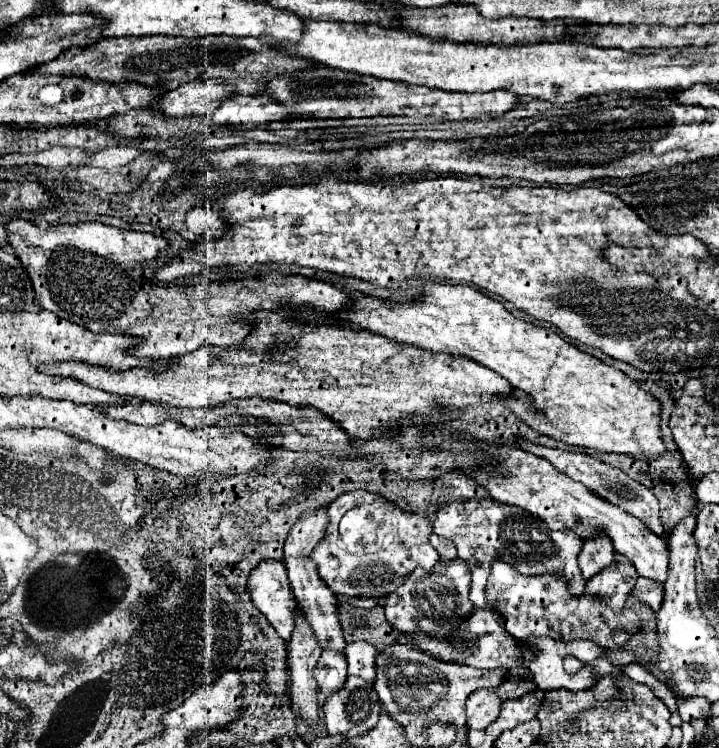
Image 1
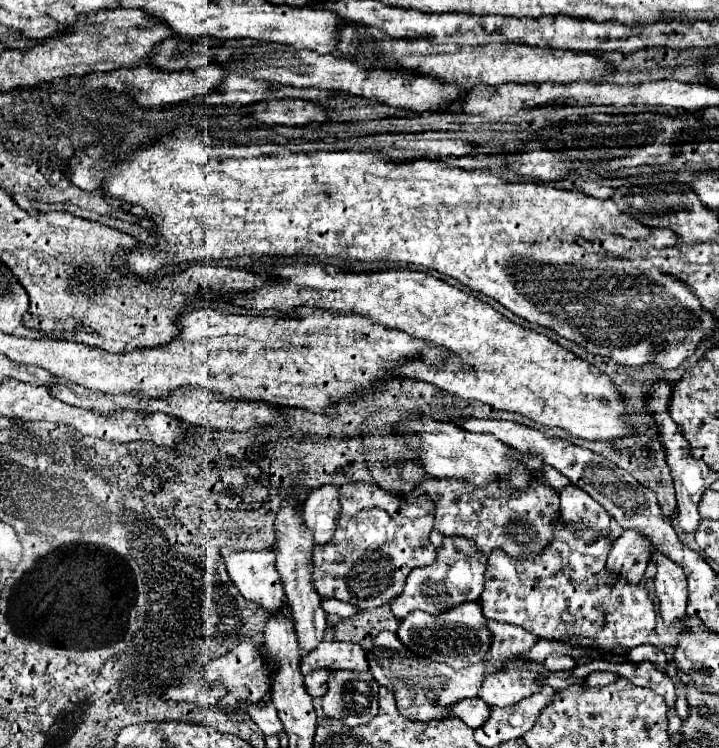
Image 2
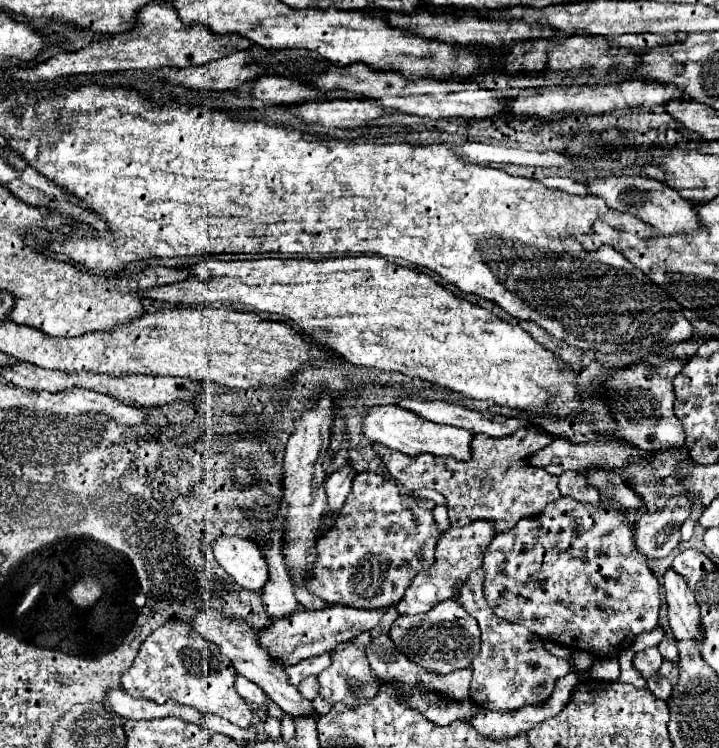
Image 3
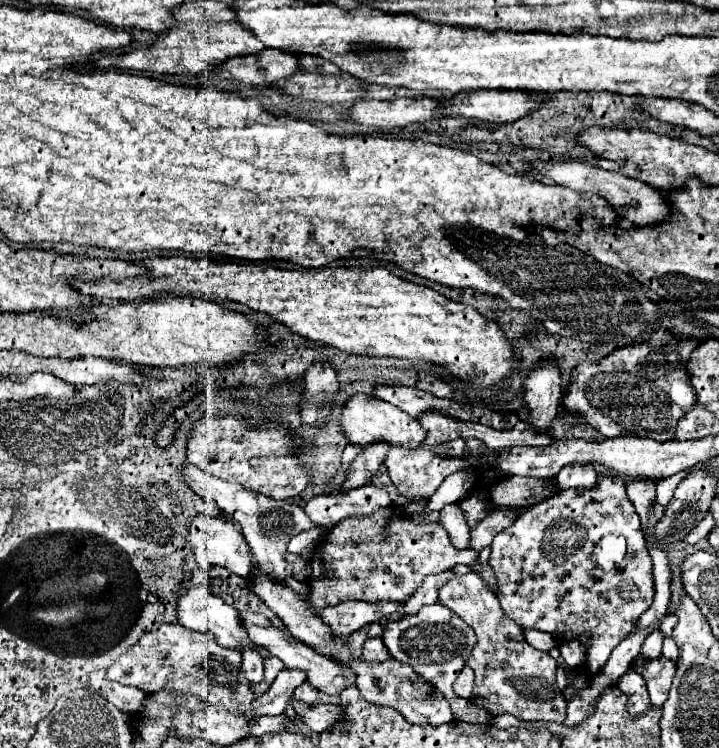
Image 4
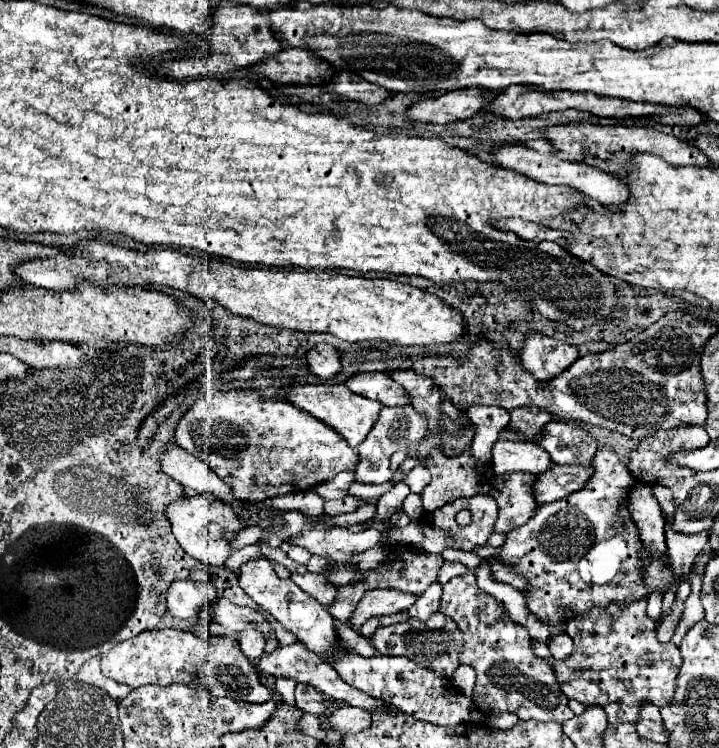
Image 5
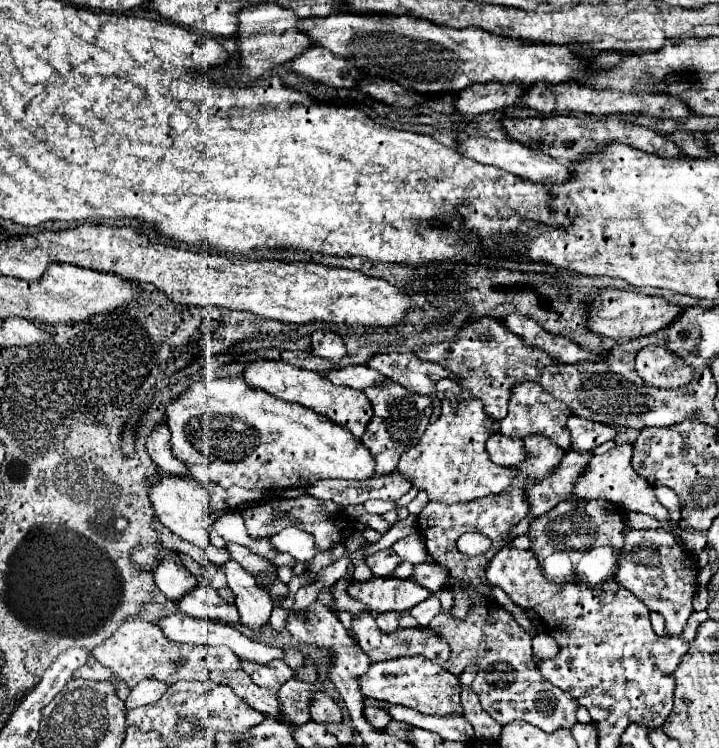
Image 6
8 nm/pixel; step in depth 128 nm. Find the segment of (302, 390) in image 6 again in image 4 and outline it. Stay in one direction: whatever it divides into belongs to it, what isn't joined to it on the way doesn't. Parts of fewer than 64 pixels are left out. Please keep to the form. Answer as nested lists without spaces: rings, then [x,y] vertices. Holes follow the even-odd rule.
[[[352,394],[348,398],[348,402],[342,406],[340,426],[348,444],[356,444],[356,446],[366,446],[366,444],[372,444],[374,440],[390,440],[392,446],[402,446],[412,450],[412,448],[424,446],[424,438],[426,438],[426,432],[420,426],[420,422],[416,422],[416,418],[368,394]]]

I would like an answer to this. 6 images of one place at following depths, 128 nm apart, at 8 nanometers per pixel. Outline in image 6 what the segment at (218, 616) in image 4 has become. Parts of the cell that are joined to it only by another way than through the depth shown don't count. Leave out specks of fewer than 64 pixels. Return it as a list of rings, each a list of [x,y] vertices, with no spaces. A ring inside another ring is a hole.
[[[174,552],[158,564],[154,570],[154,582],[170,602],[176,602],[184,592],[188,592],[188,588],[194,588],[198,584],[194,574],[182,566],[180,558]]]

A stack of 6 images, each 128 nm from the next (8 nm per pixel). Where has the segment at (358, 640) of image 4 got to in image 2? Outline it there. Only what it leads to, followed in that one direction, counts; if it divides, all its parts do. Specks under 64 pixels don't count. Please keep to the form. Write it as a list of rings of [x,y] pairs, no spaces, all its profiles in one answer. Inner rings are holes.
[[[332,672],[328,678],[328,692],[322,698],[322,708],[326,716],[336,716],[336,720],[344,720],[348,726],[358,726],[378,712],[378,684],[370,672]]]

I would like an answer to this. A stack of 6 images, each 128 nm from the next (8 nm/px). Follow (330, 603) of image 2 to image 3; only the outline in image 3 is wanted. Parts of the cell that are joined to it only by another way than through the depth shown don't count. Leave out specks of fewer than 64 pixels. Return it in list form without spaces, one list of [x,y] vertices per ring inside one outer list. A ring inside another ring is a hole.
[[[301,587],[294,592],[296,600],[308,610],[319,610],[326,604],[320,598],[311,594],[305,587]]]

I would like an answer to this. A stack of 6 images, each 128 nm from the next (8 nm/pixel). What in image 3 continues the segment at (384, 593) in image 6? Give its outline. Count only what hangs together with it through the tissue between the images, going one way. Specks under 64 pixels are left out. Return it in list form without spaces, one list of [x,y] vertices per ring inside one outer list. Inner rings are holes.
[[[330,604],[320,610],[296,610],[292,616],[274,620],[272,626],[266,628],[266,634],[260,638],[260,642],[268,648],[268,652],[272,652],[272,656],[276,656],[276,660],[280,660],[280,664],[290,666],[304,658],[336,650],[338,644],[350,642],[360,632],[374,628],[380,622],[382,614],[384,610],[362,610],[346,604]]]

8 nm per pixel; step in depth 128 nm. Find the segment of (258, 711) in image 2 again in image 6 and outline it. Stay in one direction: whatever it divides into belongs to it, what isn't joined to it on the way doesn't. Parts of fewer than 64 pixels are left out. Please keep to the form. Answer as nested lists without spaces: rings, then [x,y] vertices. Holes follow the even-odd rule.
[[[228,560],[218,566],[218,570],[224,572],[230,590],[234,592],[242,624],[252,628],[254,632],[264,632],[264,626],[268,624],[272,612],[270,596],[256,586],[254,576],[250,576],[238,562]]]

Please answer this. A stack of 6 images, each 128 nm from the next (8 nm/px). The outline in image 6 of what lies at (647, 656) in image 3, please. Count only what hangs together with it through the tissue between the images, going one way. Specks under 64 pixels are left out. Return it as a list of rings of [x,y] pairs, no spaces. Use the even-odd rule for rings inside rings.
[[[626,530],[624,532],[624,546],[618,556],[618,570],[614,580],[628,588],[638,600],[642,600],[648,610],[658,612],[666,620],[668,634],[682,632],[688,616],[694,612],[692,600],[698,578],[698,560],[694,554],[680,548],[674,534],[668,530]]]

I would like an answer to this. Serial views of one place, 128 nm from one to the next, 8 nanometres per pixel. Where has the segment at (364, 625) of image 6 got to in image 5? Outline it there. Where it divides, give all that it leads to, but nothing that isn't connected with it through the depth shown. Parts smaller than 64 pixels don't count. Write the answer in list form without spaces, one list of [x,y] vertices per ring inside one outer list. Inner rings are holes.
[[[436,612],[426,622],[420,620],[406,620],[402,624],[392,624],[386,628],[378,628],[370,636],[370,644],[376,648],[378,654],[384,656],[406,656],[410,660],[420,660],[420,664],[428,664],[434,672],[440,672],[440,676],[452,676],[452,672],[458,668],[458,656],[462,648],[462,636],[460,630],[448,620],[444,614]]]

